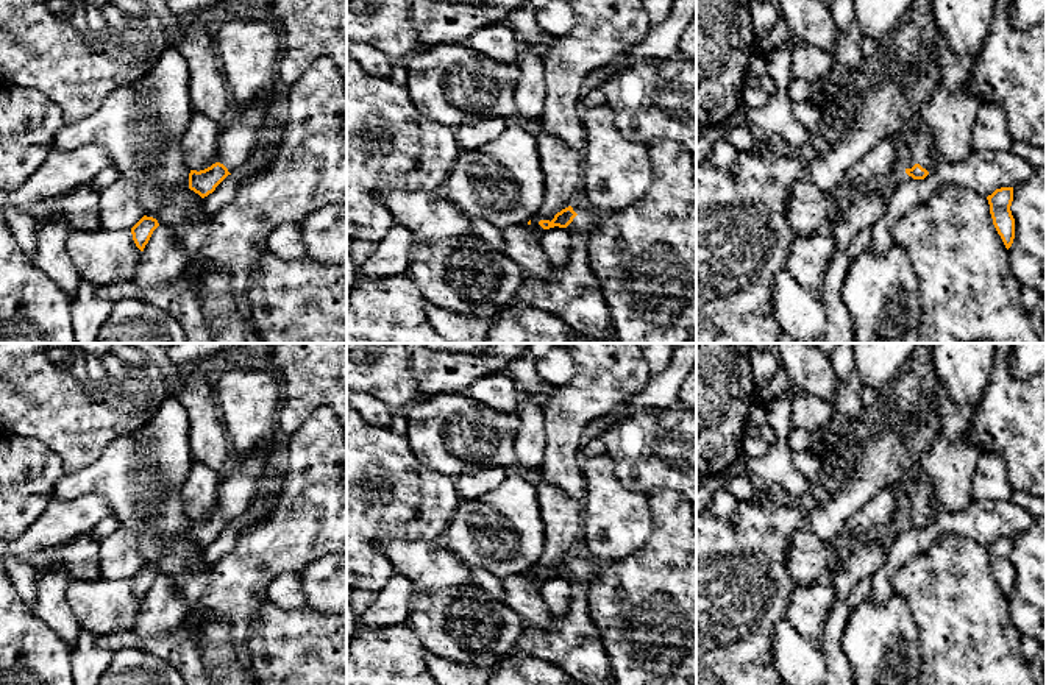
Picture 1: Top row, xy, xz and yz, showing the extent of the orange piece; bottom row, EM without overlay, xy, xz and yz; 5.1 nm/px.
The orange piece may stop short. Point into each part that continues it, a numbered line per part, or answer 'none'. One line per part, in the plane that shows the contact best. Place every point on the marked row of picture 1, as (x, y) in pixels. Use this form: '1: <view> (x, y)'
1: yz (918, 147)

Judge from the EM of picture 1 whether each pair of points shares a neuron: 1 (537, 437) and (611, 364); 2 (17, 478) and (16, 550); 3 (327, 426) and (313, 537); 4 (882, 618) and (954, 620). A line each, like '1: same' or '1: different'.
1: different
2: different
3: same
4: different

